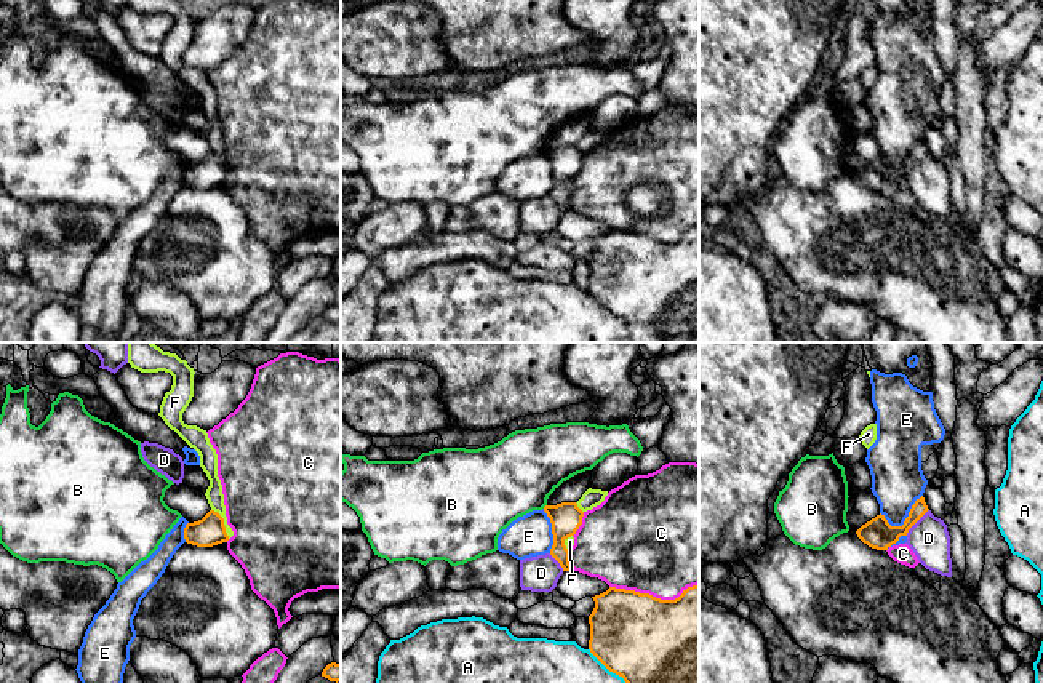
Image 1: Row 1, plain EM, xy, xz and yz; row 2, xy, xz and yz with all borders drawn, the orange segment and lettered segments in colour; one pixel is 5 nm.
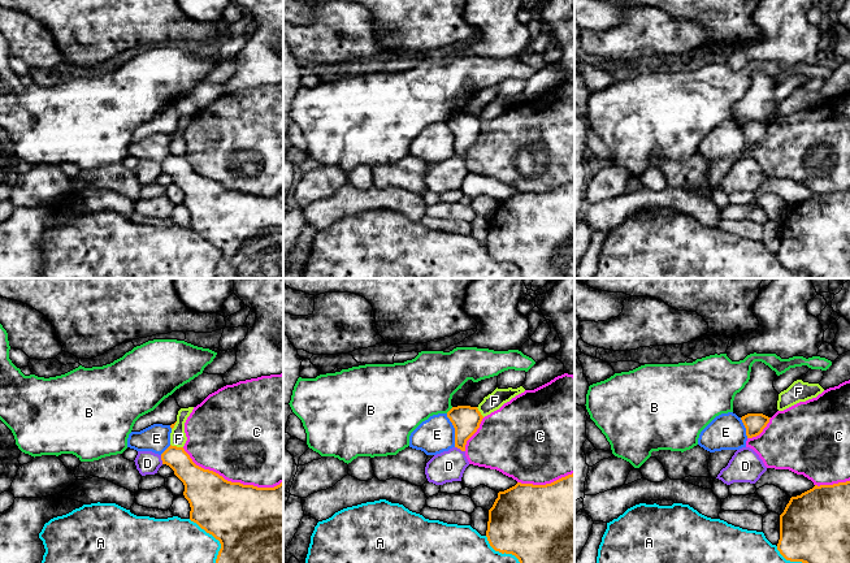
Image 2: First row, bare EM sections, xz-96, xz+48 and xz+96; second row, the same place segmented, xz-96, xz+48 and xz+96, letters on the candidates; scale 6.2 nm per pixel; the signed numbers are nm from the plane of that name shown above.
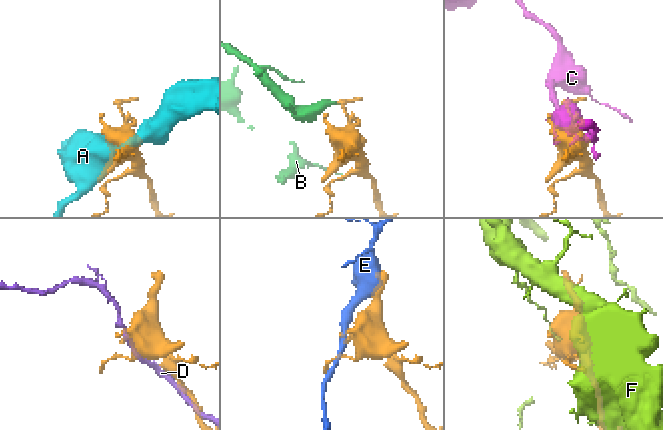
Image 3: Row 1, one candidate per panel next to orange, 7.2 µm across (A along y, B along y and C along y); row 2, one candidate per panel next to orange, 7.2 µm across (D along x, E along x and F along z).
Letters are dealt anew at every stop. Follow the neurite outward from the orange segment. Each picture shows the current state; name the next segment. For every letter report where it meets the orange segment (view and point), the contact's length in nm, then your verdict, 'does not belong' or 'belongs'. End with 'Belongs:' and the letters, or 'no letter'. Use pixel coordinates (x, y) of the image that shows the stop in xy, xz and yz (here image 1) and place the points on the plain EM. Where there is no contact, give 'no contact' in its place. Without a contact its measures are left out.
A: xz (616, 315) | 340 nm | does not belong
B: no contact | does not belong
C: xz (653, 239) | 440 nm | does not belong
D: yz (917, 162) | 180 nm | does not belong
E: yz (906, 162) | 240 nm | does not belong
F: xy (223, 165) | 180 nm | does not belong
Belongs: no letter

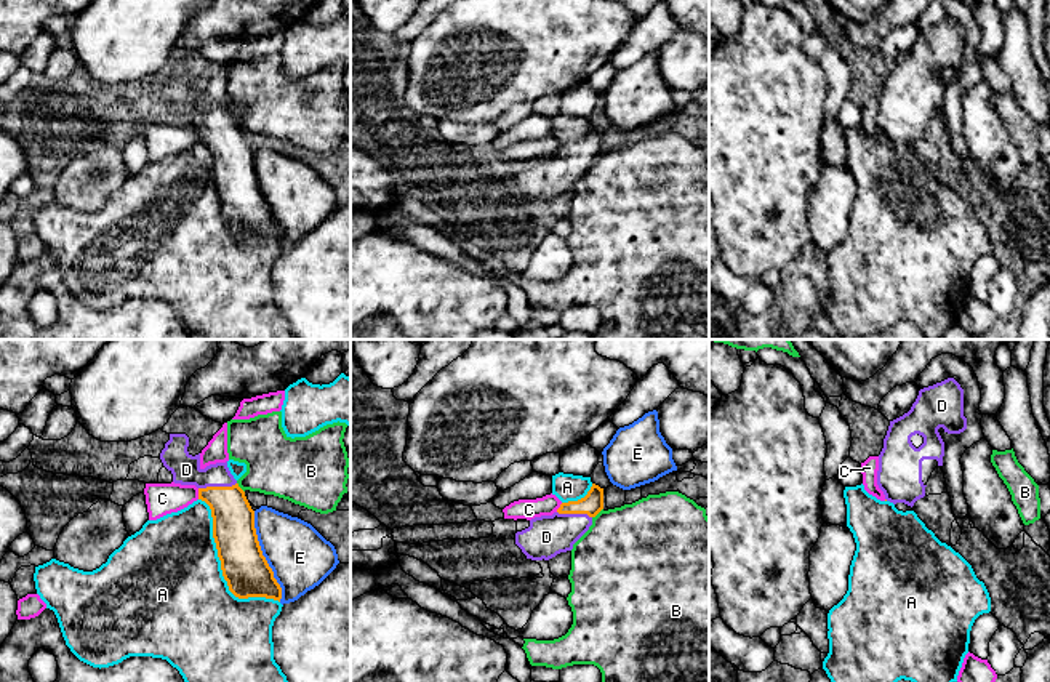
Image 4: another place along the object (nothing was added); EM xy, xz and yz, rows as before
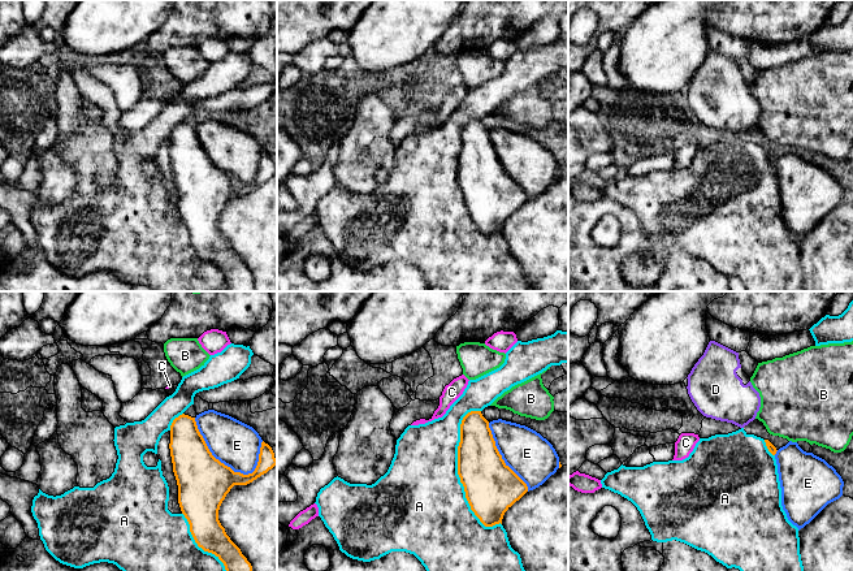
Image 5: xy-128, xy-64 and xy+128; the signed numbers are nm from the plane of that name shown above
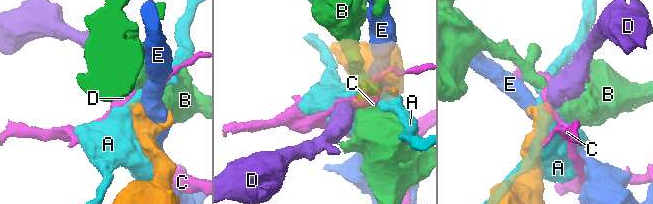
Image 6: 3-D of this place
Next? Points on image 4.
A: xy (221, 210) | 650 nm | does not belong
B: xz (597, 154) | 80 nm | does not belong
C: xy (199, 135) | 60 nm | does not belong
D: xy (216, 128) | 190 nm | belongs
E: xy (263, 197) | 480 nm | does not belong
Belongs: D

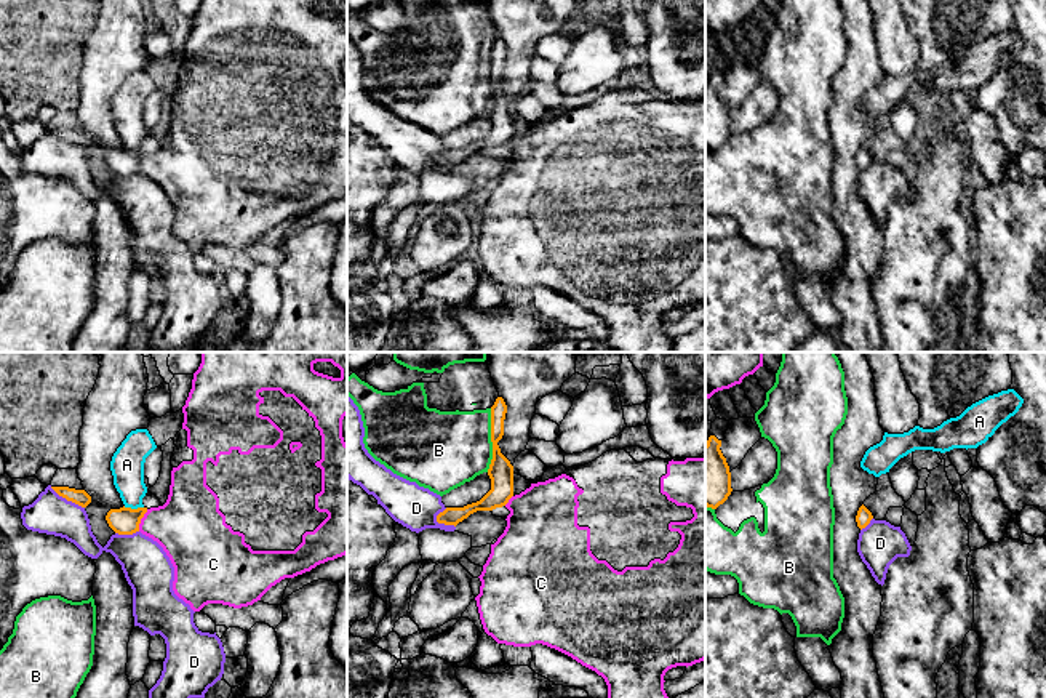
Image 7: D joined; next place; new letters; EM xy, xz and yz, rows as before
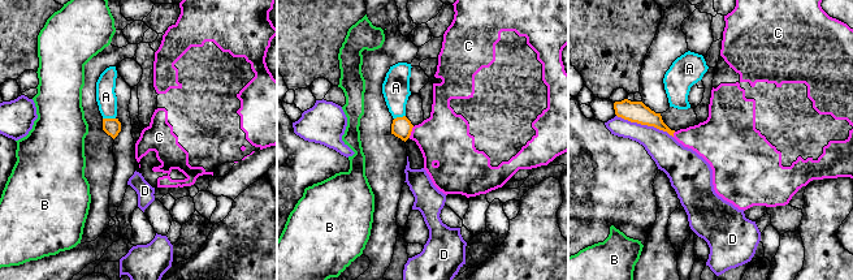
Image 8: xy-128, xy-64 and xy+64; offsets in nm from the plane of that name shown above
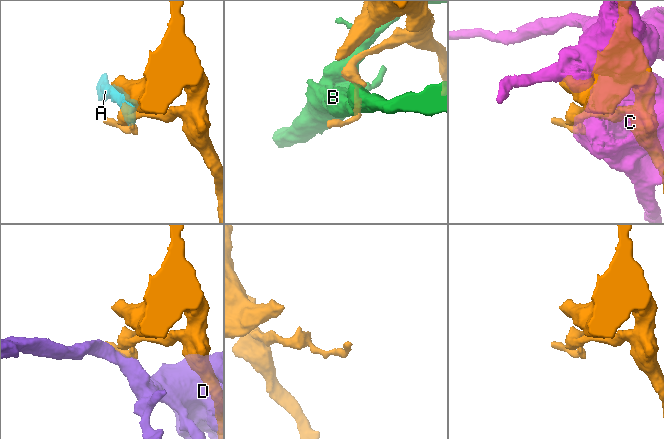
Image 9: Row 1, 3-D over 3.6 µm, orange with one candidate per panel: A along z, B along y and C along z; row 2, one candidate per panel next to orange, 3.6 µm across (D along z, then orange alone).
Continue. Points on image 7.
A: xy (133, 151) | 100 nm | does not belong
B: xz (491, 82) | 320 nm | does not belong
C: xy (139, 162) | 120 nm | does not belong
D: xy (67, 141) | 200 nm | does not belong
Belongs: no letter

